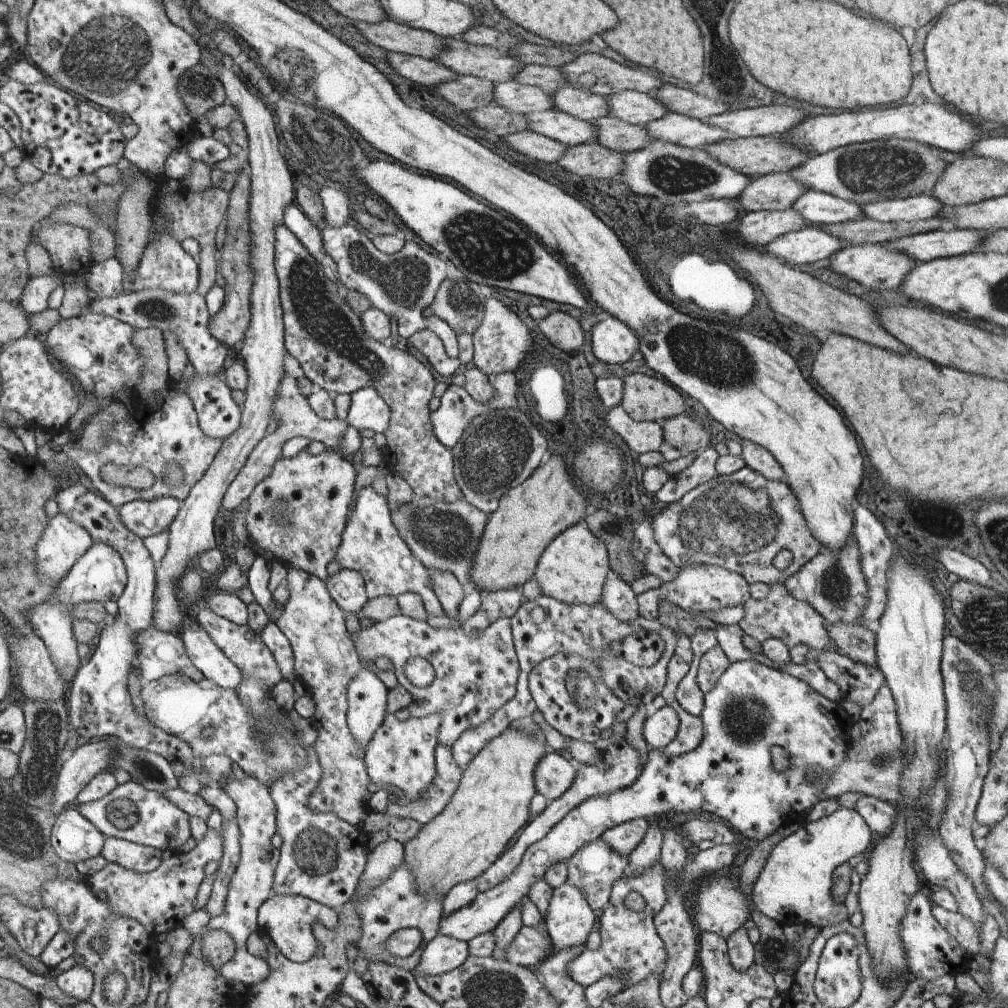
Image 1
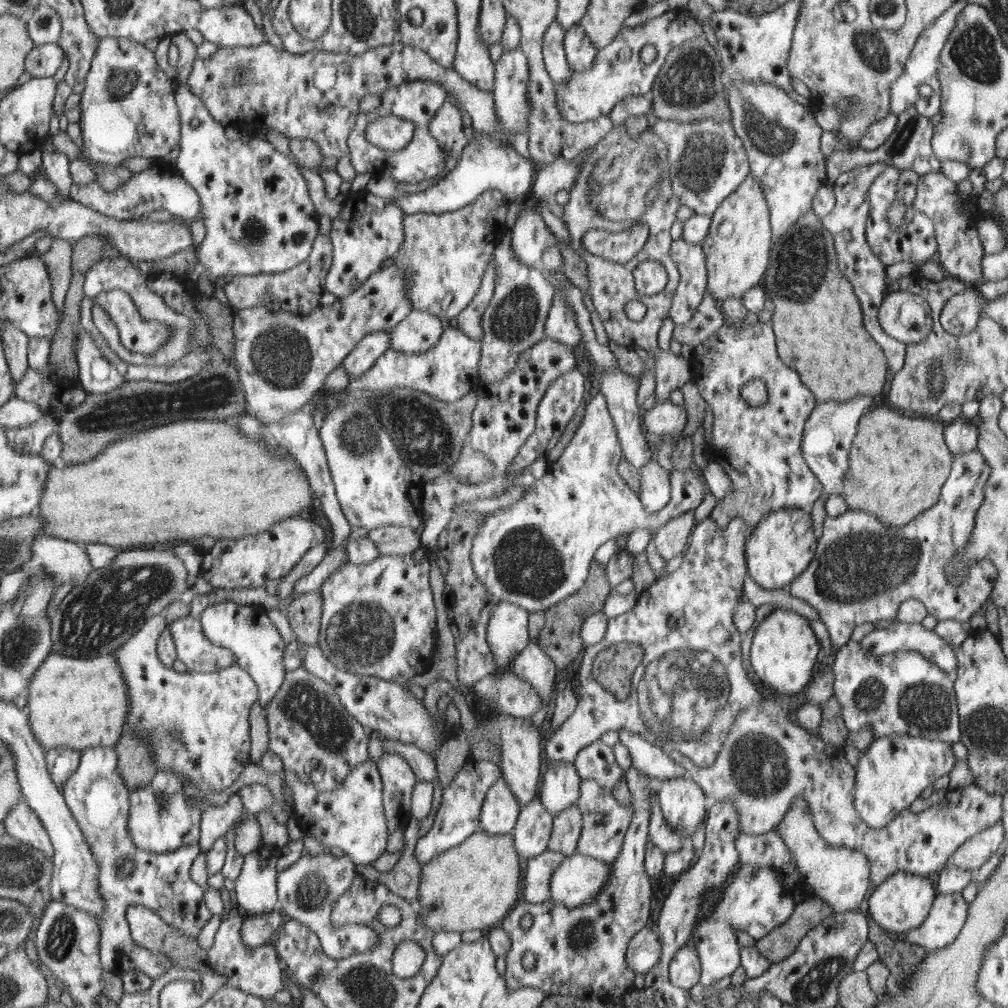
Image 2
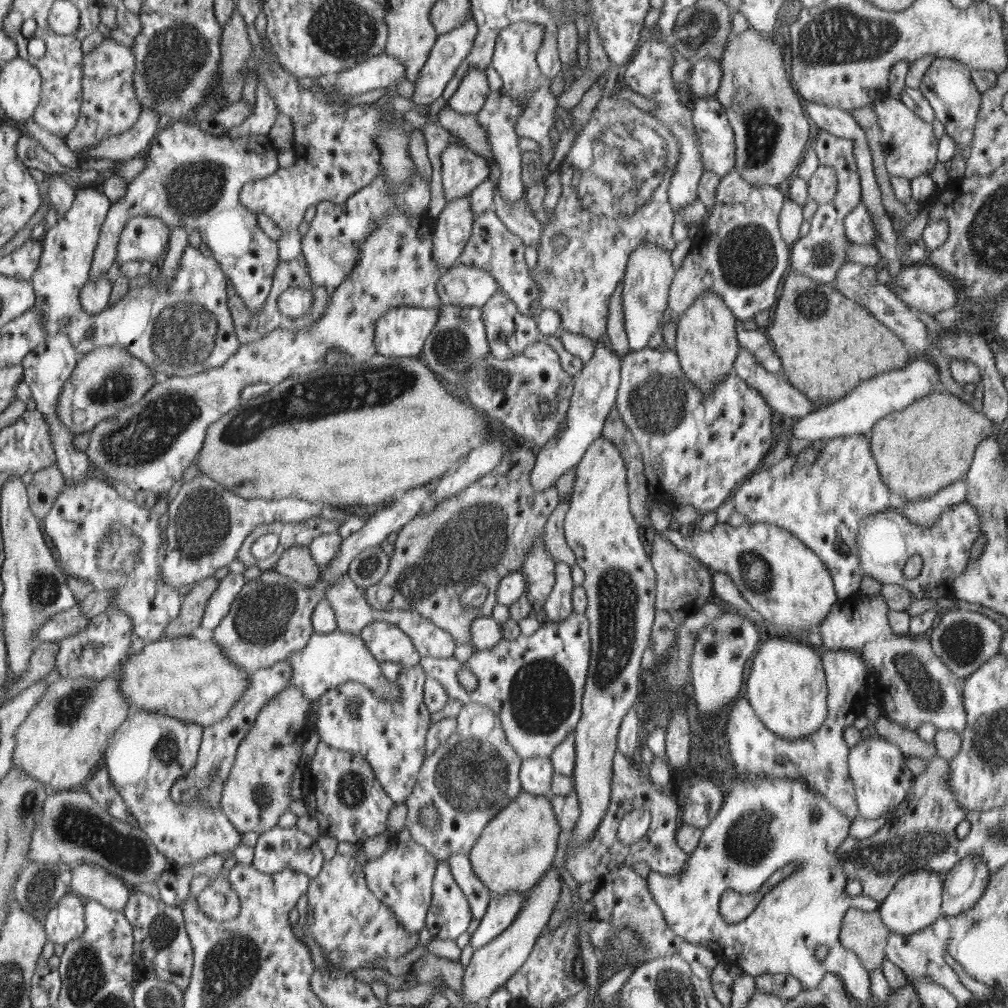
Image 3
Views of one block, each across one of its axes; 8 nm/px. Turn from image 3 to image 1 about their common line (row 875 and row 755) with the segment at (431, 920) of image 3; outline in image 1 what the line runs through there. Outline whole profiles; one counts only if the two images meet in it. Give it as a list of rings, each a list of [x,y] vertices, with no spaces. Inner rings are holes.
[[[438,744],[435,748],[436,777],[428,790],[424,790],[418,802],[410,804],[391,799],[386,806],[385,815],[398,816],[398,818],[411,818],[421,825],[434,820],[440,814],[450,797],[460,786],[463,770],[456,764],[452,748],[446,744]]]

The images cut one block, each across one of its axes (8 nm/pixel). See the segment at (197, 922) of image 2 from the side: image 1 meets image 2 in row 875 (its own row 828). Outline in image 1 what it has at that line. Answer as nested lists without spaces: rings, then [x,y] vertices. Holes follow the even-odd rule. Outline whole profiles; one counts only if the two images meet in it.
[[[127,781],[119,784],[104,798],[89,803],[76,803],[75,807],[92,821],[107,837],[116,837],[130,842],[177,852],[191,836],[191,816],[166,800],[156,790],[144,788],[140,782]]]

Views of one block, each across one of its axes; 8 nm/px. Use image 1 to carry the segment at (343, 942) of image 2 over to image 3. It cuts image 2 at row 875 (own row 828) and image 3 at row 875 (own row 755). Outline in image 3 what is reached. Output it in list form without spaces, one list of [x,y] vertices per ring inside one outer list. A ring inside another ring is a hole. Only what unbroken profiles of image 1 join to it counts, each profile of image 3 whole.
[[[278,825],[272,827],[270,831],[263,832],[258,837],[258,842],[253,849],[254,869],[259,872],[275,874],[286,869],[300,872],[316,881],[316,876],[322,871],[322,852],[316,844],[314,838],[310,838],[306,832],[297,827],[282,828]]]

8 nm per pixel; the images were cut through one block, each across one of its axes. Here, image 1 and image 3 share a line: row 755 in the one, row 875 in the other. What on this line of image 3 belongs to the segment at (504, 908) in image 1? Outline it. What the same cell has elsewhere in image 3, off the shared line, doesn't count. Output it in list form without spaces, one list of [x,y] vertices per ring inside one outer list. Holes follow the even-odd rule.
[[[736,777],[733,782],[732,790],[744,788],[744,786],[748,788],[748,784],[744,782],[756,783],[748,790],[750,806],[746,806],[744,810],[740,804],[740,798],[734,796],[740,792],[730,790],[717,815],[703,829],[698,846],[689,854],[685,872],[678,877],[664,876],[651,871],[647,876],[648,890],[654,902],[663,911],[668,926],[686,941],[706,948],[714,944],[716,950],[722,950],[718,938],[720,938],[720,932],[724,932],[724,948],[727,948],[733,961],[742,967],[746,975],[755,977],[761,974],[790,974],[802,982],[804,989],[812,989],[820,983],[824,973],[832,972],[839,976],[846,992],[852,998],[860,1002],[870,1000],[872,987],[870,987],[871,980],[868,971],[860,963],[858,955],[852,949],[844,947],[839,940],[844,914],[850,908],[872,912],[878,910],[879,907],[876,900],[862,894],[848,895],[844,889],[848,877],[843,872],[841,861],[837,860],[837,850],[838,846],[848,838],[852,820],[829,804],[828,800],[810,791],[798,781],[771,780],[770,777],[764,777],[762,780],[754,780],[754,778],[741,780],[740,777]],[[789,864],[796,864],[798,868],[780,883],[775,891],[765,895],[762,899],[763,905],[756,907],[746,919],[738,923],[727,924],[722,920],[718,912],[718,902],[726,890],[734,890],[740,894],[753,893],[778,868]],[[818,946],[828,948],[828,955],[822,960],[816,959]]]

